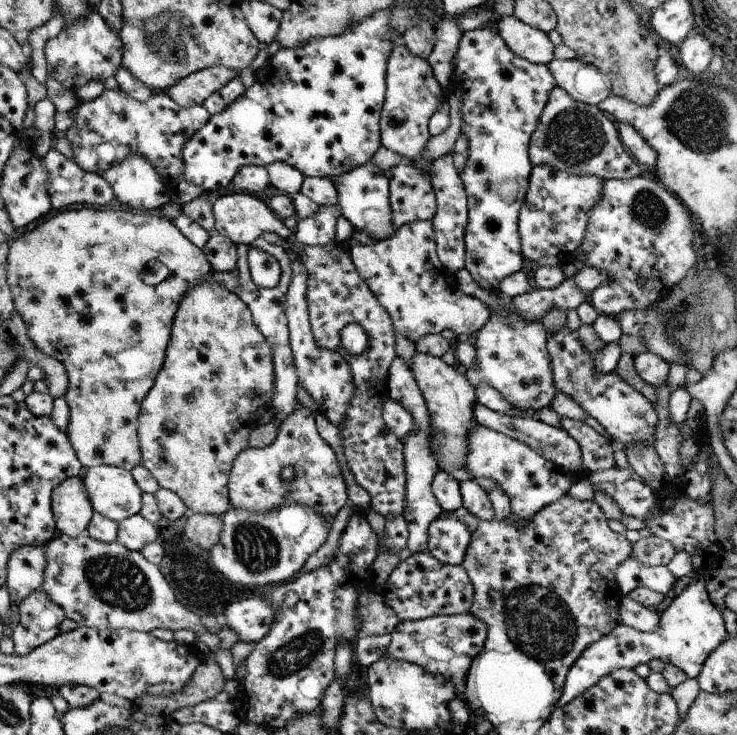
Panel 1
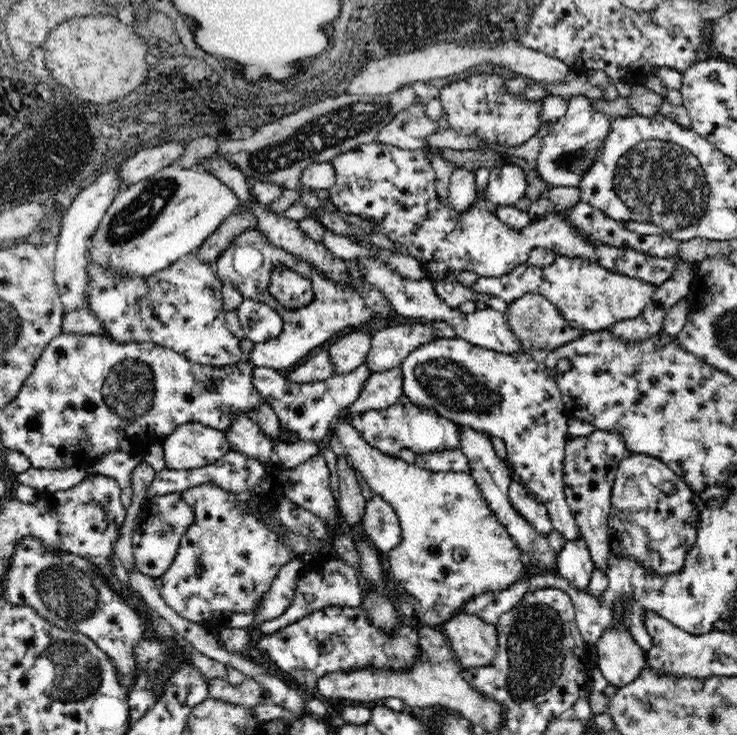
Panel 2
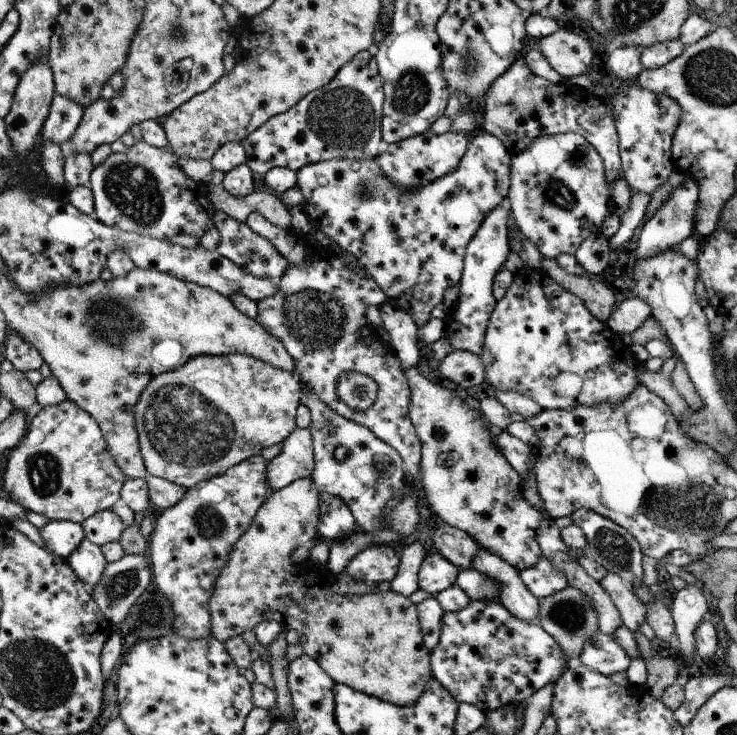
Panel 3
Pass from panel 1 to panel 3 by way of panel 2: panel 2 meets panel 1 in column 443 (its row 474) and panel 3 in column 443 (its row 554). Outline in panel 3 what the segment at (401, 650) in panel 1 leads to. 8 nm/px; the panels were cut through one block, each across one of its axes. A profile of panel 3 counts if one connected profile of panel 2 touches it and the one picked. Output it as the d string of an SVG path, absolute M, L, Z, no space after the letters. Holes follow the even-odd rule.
M469 602L469 606L461 612L445 612L443 614L443 630L431 654L431 672L433 678L459 702L477 706L483 714L491 710L499 710L511 702L529 700L535 692L545 686L555 684L571 666L563 648L547 630L543 630L537 622L521 622L515 618L503 604L493 602Z

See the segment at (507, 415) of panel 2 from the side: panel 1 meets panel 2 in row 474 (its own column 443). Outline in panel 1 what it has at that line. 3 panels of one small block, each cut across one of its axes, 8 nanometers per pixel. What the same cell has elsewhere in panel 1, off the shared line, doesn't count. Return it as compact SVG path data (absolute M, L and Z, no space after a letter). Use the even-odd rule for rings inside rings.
M441 514L427 528L427 552L445 566L459 566L471 544L469 528L453 514Z

